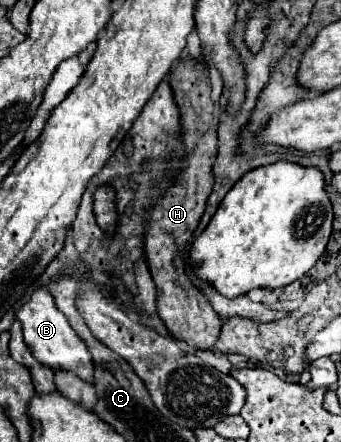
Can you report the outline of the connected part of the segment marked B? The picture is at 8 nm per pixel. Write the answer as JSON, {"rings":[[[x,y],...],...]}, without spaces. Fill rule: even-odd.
{"rings":[[[38,287],[30,301],[24,303],[16,317],[22,321],[24,327],[24,341],[28,343],[28,347],[32,349],[32,355],[46,363],[52,369],[62,369],[62,371],[74,371],[78,377],[82,377],[84,381],[90,383],[92,373],[94,373],[94,365],[92,365],[92,355],[90,351],[84,347],[82,339],[78,339],[78,335],[74,333],[74,329],[70,327],[68,319],[56,309],[54,305],[54,297],[46,287]]]}

